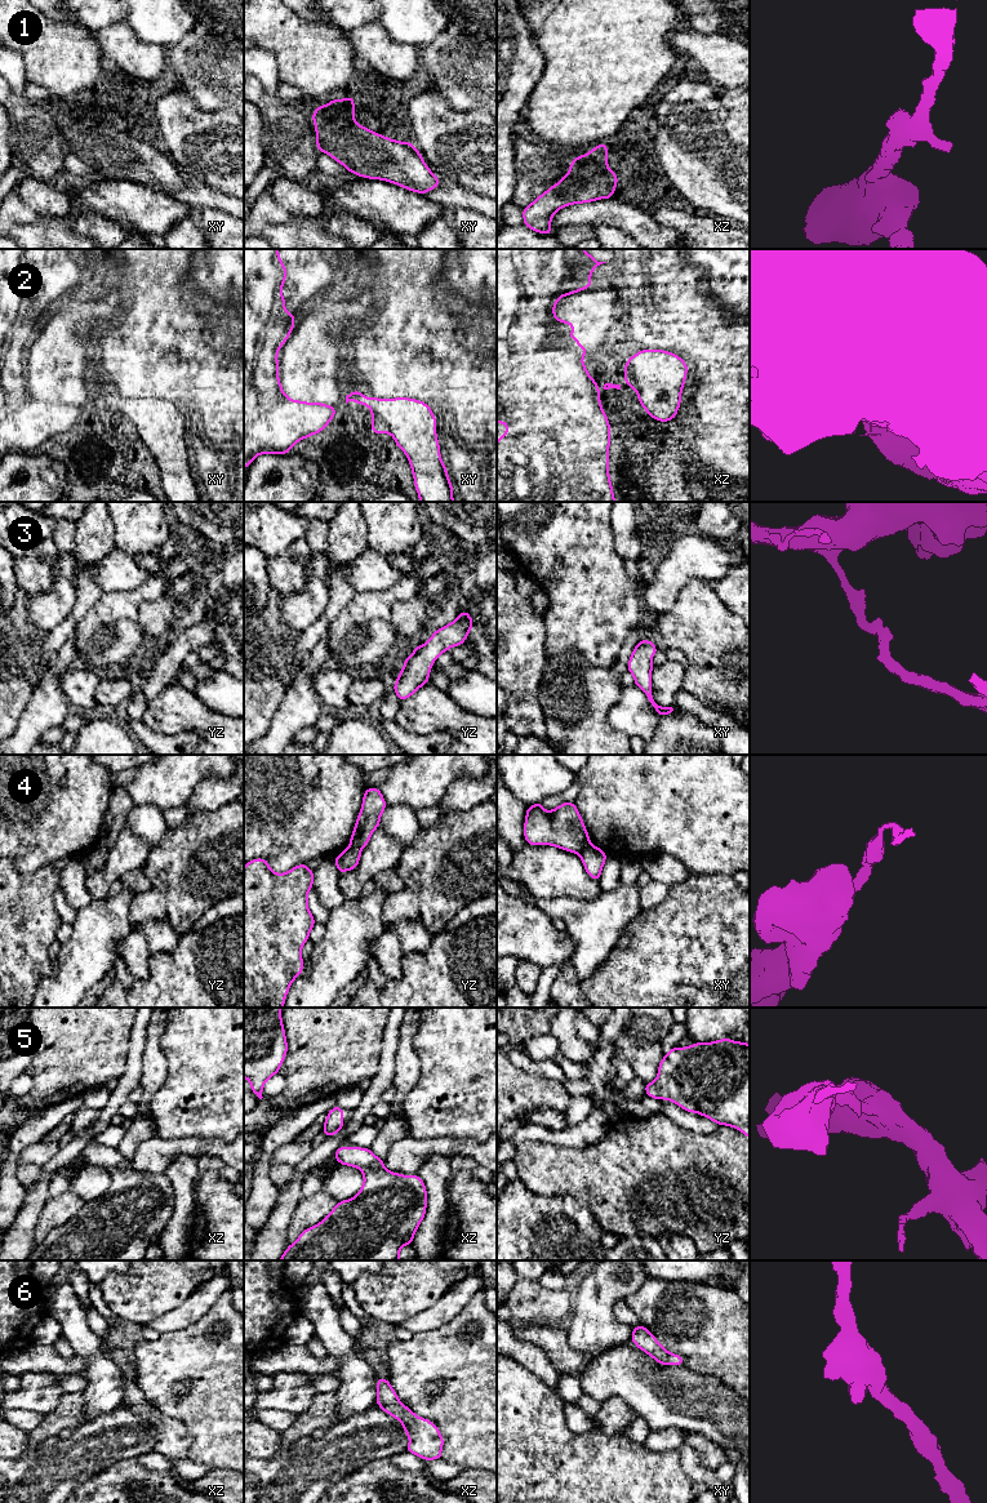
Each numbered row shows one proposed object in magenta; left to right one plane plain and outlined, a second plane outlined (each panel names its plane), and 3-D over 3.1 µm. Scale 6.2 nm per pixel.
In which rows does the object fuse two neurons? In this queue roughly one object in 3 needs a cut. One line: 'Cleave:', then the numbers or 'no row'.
Cleave: 2, 4

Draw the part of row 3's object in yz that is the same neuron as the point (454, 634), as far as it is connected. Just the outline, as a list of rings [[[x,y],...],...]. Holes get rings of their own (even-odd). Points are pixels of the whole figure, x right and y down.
[[[462,610],[455,621],[435,631],[426,644],[418,645],[405,658],[401,672],[392,688],[400,702],[408,699],[418,688],[428,682],[435,659],[449,648],[463,645],[472,626],[471,615]]]

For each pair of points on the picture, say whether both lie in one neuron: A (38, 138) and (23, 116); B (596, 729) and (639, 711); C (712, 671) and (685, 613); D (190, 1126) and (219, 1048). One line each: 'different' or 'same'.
A: same
B: different
C: same
D: same

